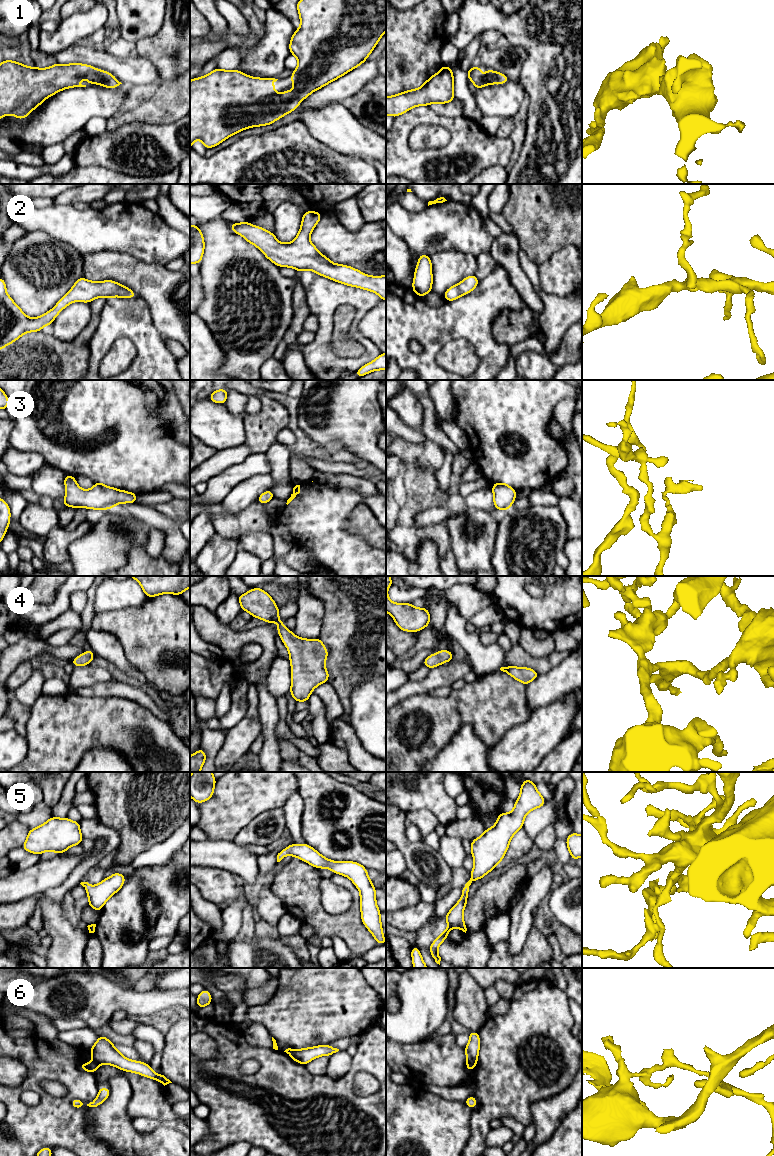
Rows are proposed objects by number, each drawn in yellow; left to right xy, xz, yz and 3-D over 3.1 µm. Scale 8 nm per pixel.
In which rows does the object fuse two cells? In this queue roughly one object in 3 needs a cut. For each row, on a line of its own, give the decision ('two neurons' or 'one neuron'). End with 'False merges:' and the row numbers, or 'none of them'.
1: one neuron
2: one neuron
3: two neurons
4: one neuron
5: one neuron
6: two neurons
False merges: 3, 6

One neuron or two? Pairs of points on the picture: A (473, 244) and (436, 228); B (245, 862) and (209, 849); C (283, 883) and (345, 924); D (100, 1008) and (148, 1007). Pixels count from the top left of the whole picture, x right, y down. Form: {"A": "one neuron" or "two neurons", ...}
{"A": "one neuron", "B": "one neuron", "C": "one neuron", "D": "one neuron"}

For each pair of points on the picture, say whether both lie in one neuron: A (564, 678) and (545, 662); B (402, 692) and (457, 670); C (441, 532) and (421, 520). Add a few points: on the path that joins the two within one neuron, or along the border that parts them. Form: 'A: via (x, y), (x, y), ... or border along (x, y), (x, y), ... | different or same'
A: border along (570, 653), (558, 664), (539, 675) | different
B: via (416, 687), (422, 687), (438, 676), (443, 675) | same
C: border along (437, 522), (416, 529) | different

